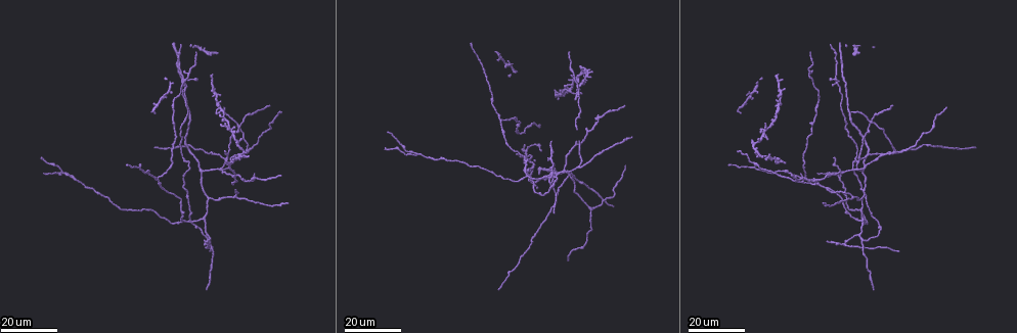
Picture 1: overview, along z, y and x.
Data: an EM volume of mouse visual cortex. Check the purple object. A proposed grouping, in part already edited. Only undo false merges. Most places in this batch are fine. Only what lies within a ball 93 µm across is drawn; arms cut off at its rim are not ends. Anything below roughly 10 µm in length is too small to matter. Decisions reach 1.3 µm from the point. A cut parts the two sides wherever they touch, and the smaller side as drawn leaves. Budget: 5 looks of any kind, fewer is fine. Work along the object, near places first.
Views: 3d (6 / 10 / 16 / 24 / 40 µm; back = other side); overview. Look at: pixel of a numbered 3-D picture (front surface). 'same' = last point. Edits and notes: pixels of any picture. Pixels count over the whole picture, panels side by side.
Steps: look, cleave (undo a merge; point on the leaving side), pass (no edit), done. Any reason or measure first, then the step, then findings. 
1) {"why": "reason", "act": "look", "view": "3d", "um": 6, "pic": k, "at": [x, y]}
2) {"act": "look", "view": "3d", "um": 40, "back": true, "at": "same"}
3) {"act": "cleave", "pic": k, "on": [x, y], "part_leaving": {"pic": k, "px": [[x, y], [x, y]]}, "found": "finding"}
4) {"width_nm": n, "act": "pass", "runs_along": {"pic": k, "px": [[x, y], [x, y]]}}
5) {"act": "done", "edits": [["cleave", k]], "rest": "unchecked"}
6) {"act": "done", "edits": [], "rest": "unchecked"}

{"why": "a fork", "act": "look", "view": "3d", "um": 24, "pic": 1, "at": [859, 235]}

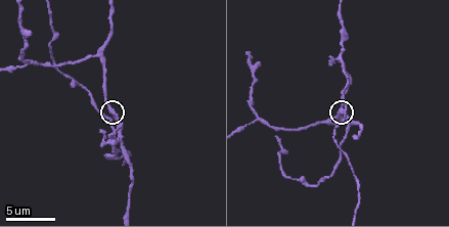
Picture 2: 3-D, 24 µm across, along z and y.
{"act": "look", "view": "3d", "um": 6, "pic": 2, "at": [343, 106]}

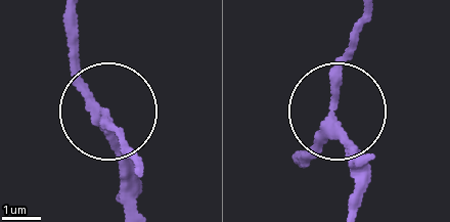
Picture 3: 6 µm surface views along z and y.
{"width_nm": 240, "act": "pass", "runs_along": {"pic": 3, "px": [[74, 13], [83, 82], [129, 150]]}, "found": "one neuron here"}

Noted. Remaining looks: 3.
{"act": "look", "view": "3d", "um": 16, "pic": 1, "at": [74, 175]}

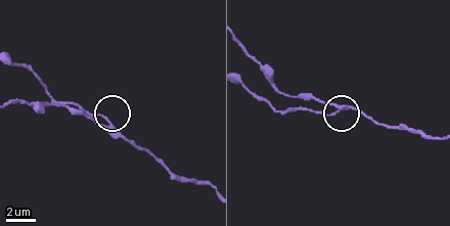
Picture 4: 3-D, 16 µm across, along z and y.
{"why": "zoom in", "act": "look", "view": "3d", "um": 6, "pic": 4, "at": [108, 124]}

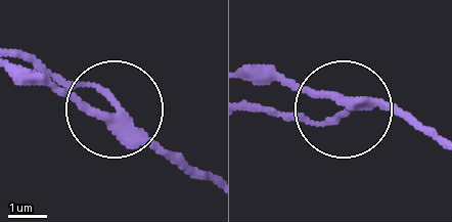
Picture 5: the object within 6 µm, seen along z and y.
{"act": "look", "view": "3d", "um": 6, "back": true, "pic": 5, "at": [346, 105]}

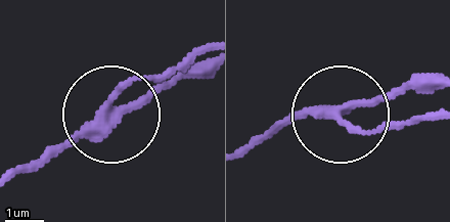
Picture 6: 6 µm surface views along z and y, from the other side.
{"act": "pass", "runs_along": {"pic": 6, "px": [[249, 138], [435, 83]]}, "found": "all the same neuron"}

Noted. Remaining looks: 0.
{"act": "done", "edits": [], "rest": "unchecked"}

